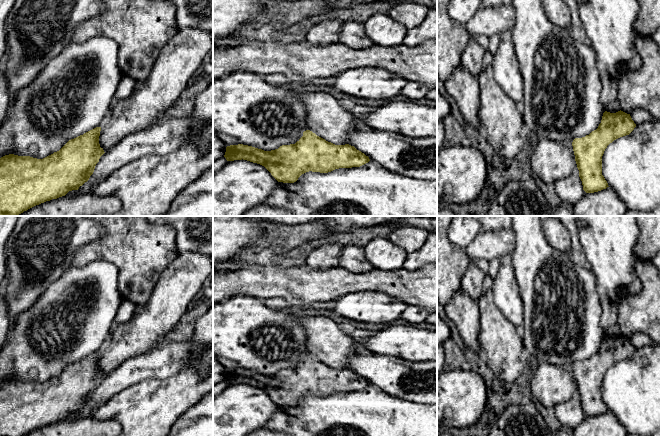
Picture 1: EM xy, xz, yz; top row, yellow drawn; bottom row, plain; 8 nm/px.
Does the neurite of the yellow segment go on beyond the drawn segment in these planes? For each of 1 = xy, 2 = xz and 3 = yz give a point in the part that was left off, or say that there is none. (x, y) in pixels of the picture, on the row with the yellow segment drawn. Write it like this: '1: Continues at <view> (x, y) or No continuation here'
1: No continuation here
2: No continuation here
3: No continuation here

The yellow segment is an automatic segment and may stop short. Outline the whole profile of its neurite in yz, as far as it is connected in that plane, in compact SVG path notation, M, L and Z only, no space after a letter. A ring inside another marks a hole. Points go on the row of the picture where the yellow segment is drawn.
M621 110L616 113L605 111L596 130L585 137L573 140L575 161L586 193L598 192L609 187L602 175L604 151L610 143L629 135L635 127L630 114Z

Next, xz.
M310 130L295 143L264 151L238 144L226 147L227 161L247 160L264 166L271 175L283 183L294 183L309 171L328 173L339 168L360 167L369 157L349 144L335 145Z

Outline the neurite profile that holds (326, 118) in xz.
M323 91L305 93L304 104L307 109L308 130L335 145L349 144L348 135L358 129L357 122L361 118L344 109L333 95Z

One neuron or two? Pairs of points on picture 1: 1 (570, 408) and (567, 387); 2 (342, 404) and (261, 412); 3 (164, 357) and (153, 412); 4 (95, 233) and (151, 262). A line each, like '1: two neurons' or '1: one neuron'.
1: two neurons
2: two neurons
3: two neurons
4: two neurons

